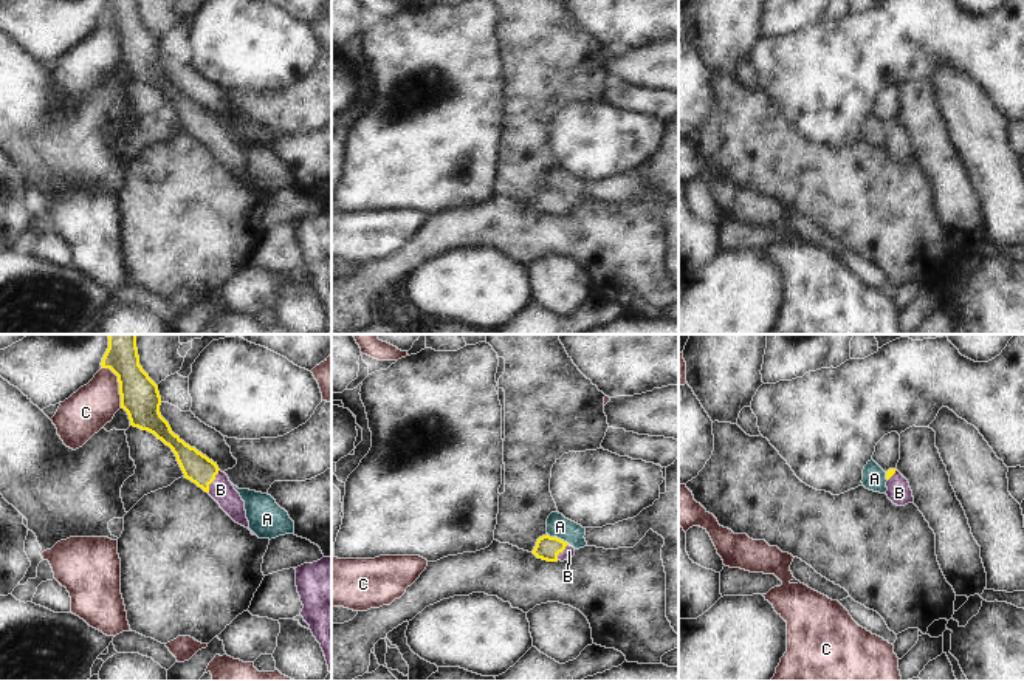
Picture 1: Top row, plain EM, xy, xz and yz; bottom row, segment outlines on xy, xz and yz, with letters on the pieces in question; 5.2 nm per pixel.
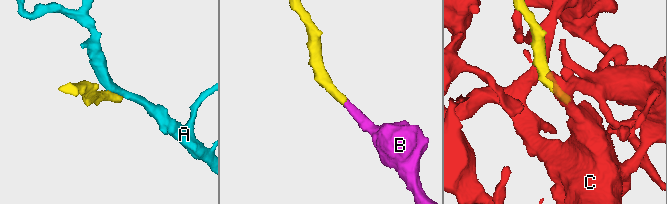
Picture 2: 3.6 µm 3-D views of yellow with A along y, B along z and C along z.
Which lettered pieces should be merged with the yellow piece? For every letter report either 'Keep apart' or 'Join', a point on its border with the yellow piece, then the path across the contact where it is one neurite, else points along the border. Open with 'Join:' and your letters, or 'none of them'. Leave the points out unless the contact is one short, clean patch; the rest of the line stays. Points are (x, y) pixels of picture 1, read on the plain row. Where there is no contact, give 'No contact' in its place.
Join: B
A: Keep apart. Touches yellow at xz (556, 191). Boundary: xz (547, 186), (569, 197)
B: Join. Touches yellow at xy (213, 133). Path across: xy (195, 119), (213, 133), (220, 143)
C: Keep apart. Touches yellow at xy (120, 39).

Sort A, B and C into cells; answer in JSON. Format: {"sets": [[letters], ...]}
{"sets": [["A"], ["B"], ["C"]]}

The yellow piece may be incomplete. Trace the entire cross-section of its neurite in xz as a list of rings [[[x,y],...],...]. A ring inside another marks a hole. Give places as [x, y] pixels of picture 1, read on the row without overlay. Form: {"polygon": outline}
{"polygon": [[[542,189],[538,192],[534,203],[531,204],[538,212],[547,214],[547,215],[564,215],[570,214],[575,209],[575,201],[570,200],[567,195],[558,192]]]}

